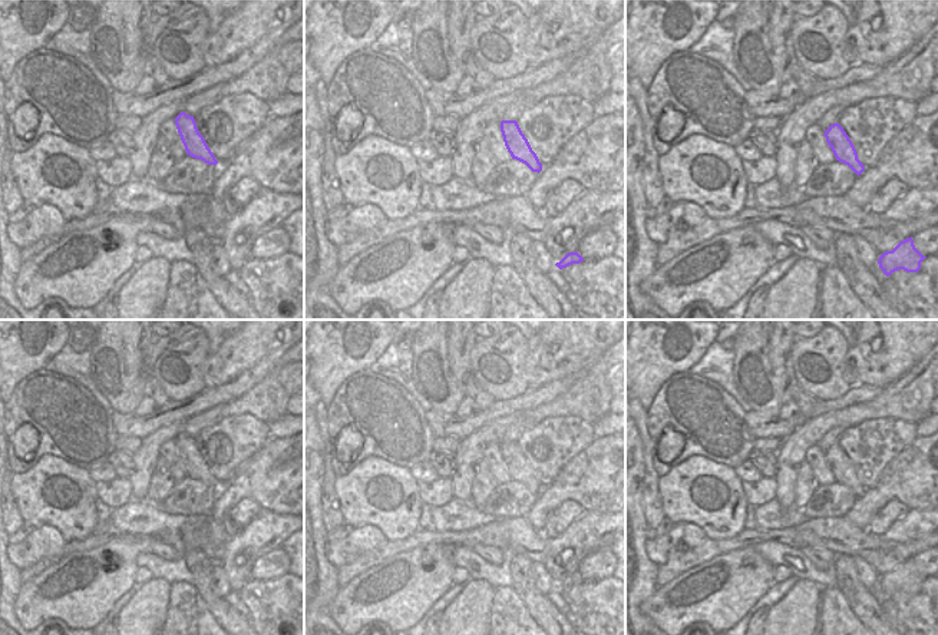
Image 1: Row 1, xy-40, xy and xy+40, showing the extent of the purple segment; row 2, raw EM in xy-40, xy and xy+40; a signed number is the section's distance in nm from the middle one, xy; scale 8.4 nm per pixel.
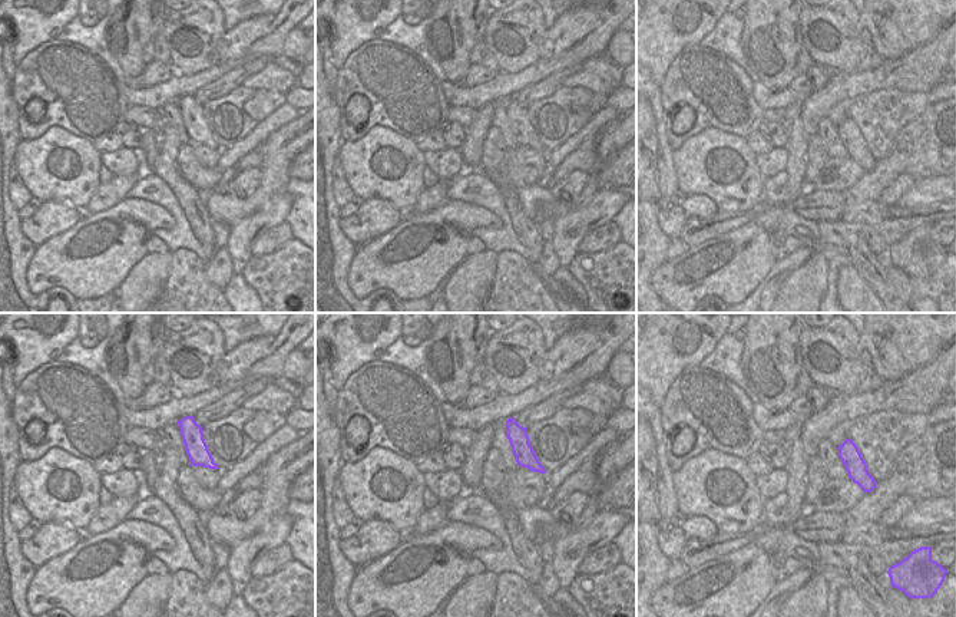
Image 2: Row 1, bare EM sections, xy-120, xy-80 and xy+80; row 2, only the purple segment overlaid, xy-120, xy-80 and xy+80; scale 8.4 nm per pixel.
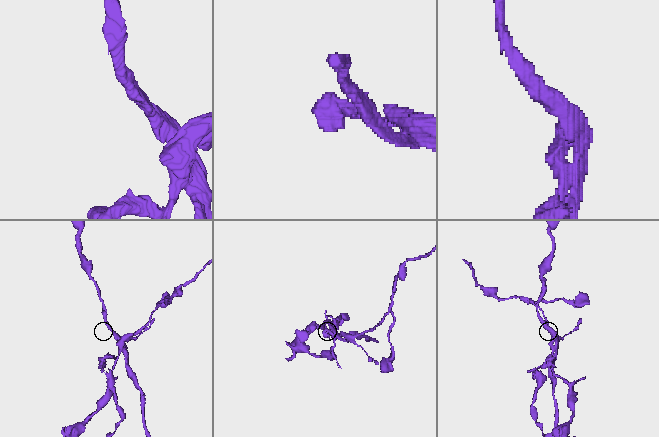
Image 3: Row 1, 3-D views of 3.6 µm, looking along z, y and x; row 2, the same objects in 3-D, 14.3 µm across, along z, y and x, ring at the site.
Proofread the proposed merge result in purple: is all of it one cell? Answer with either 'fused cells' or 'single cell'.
fused cells

